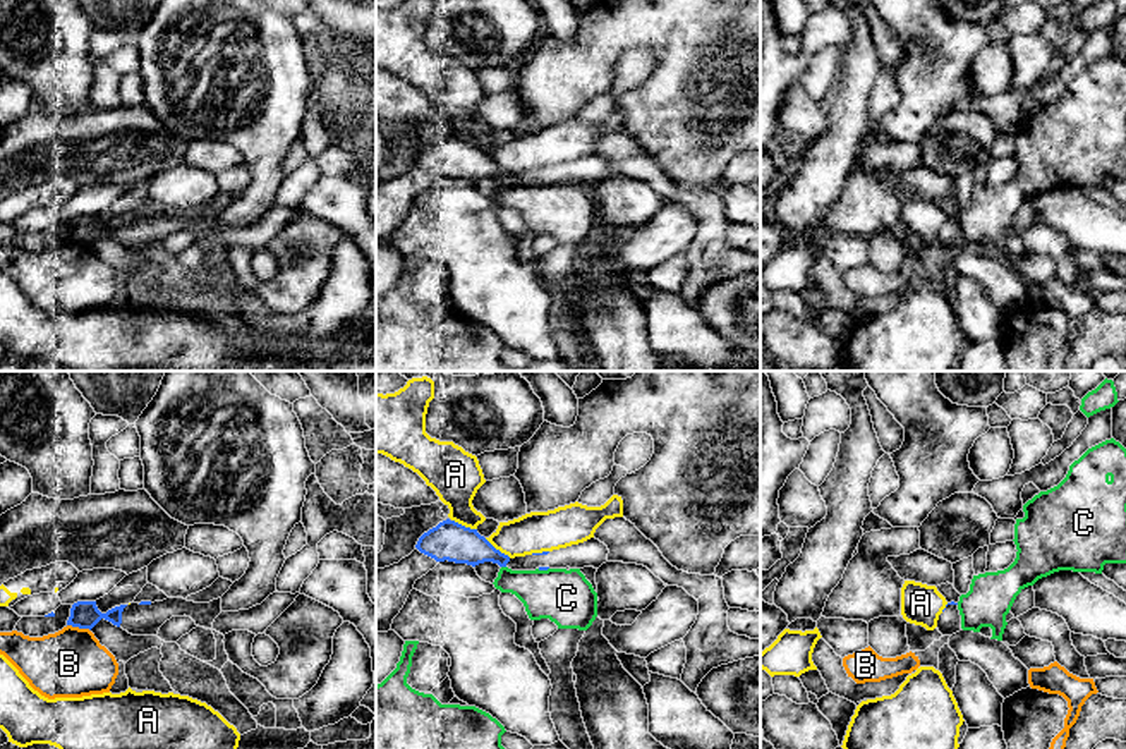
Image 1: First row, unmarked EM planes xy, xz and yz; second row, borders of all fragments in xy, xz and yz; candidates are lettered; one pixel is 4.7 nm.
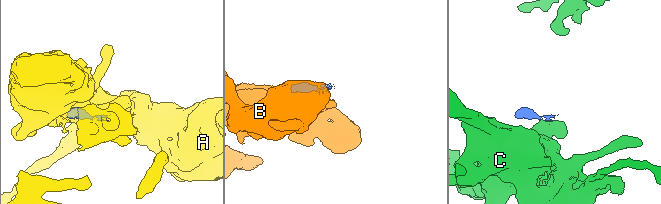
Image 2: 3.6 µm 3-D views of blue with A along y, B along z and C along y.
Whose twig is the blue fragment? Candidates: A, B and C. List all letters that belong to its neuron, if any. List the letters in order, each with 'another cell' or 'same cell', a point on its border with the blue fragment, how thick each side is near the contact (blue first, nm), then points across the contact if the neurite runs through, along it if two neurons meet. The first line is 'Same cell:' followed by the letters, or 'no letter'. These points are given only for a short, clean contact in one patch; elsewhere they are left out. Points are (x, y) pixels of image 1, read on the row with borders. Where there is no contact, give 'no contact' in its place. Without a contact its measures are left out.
Same cell: no letter
A: another cell; contact xz (464, 526); calibres 180 and 240 nm
B: another cell; contact xy (79, 627); calibres 130 and 320 nm
C: another cell; contact xz (503, 566); calibres 180 and 220 nm

